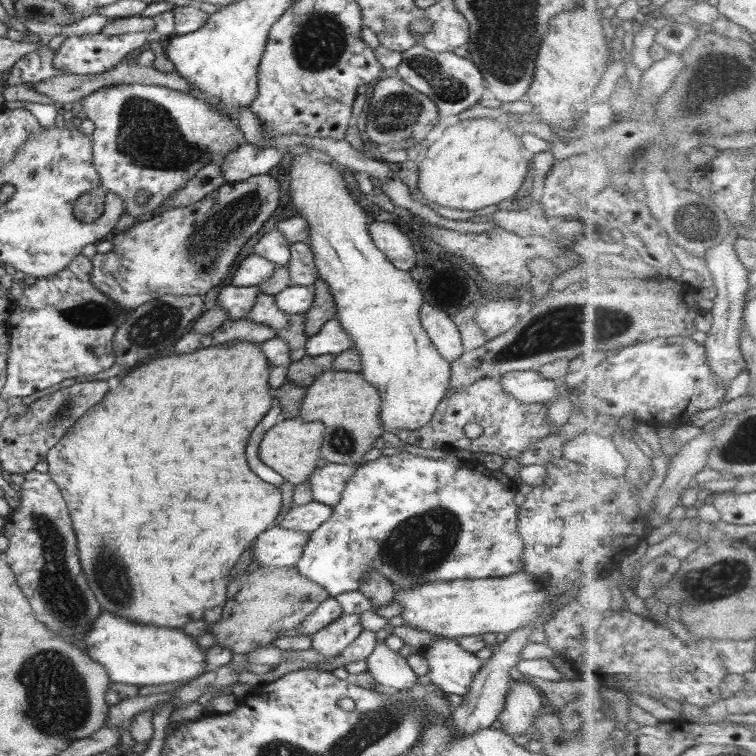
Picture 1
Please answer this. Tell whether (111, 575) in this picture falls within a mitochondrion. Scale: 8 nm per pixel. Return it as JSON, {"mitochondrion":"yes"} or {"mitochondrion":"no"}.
{"mitochondrion":"yes"}

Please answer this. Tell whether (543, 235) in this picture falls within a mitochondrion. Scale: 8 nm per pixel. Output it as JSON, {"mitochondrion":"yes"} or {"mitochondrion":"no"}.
{"mitochondrion":"no"}

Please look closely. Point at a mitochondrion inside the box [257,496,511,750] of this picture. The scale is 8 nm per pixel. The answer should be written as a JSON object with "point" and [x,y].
{"point":[417,547]}

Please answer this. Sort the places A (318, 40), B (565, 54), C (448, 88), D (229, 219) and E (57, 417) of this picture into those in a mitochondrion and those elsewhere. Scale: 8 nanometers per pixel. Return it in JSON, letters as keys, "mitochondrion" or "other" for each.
{"A":"mitochondrion","B":"other","C":"mitochondrion","D":"mitochondrion","E":"mitochondrion"}

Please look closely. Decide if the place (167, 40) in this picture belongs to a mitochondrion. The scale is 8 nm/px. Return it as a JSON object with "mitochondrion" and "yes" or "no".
{"mitochondrion":"no"}

